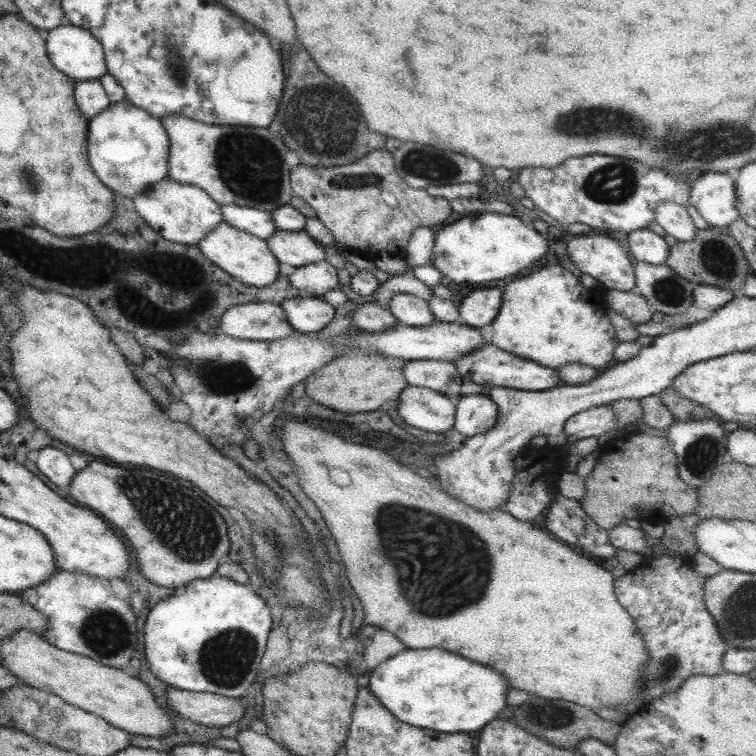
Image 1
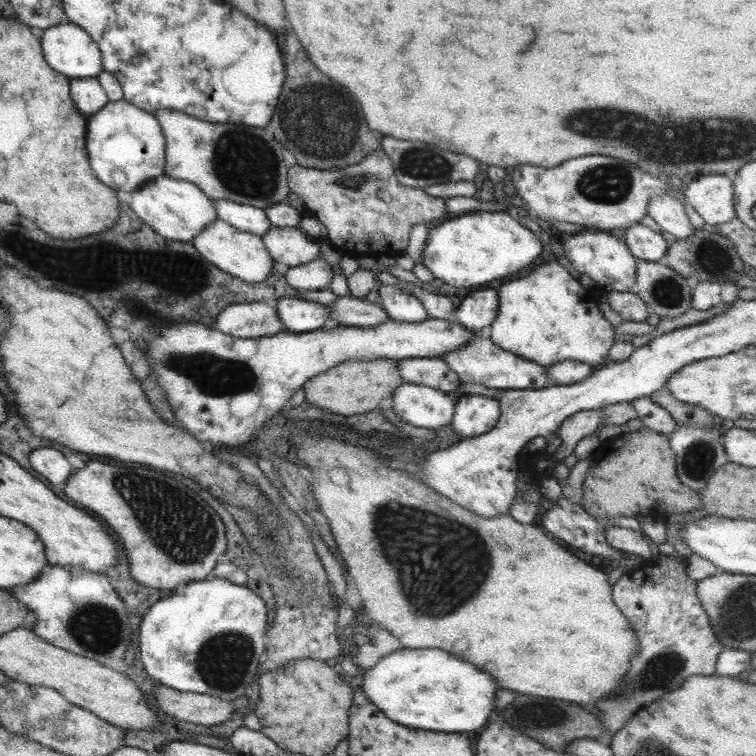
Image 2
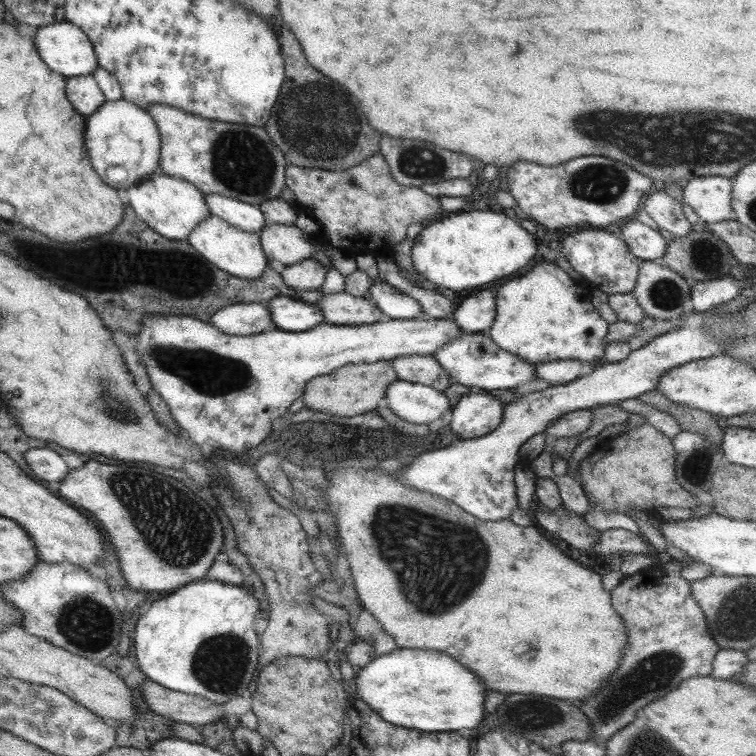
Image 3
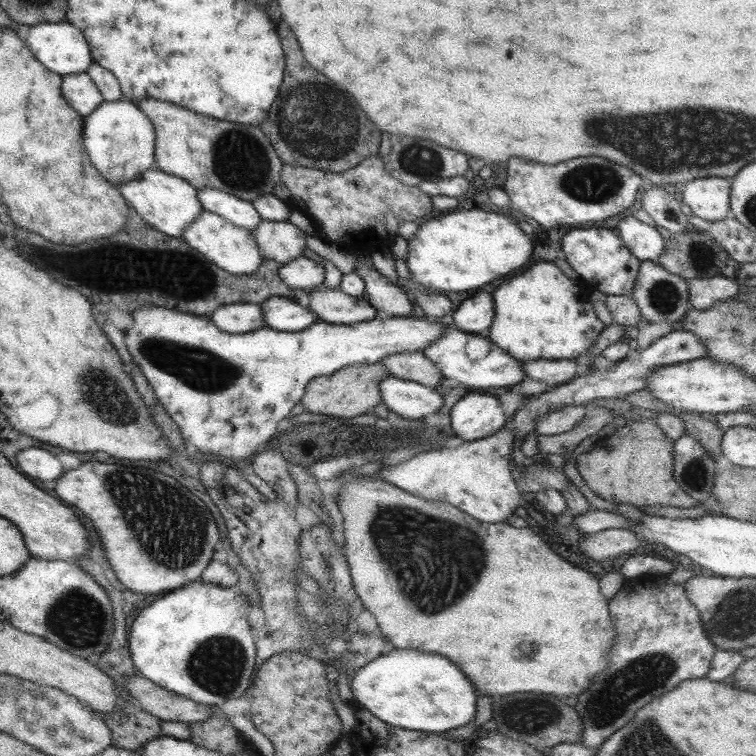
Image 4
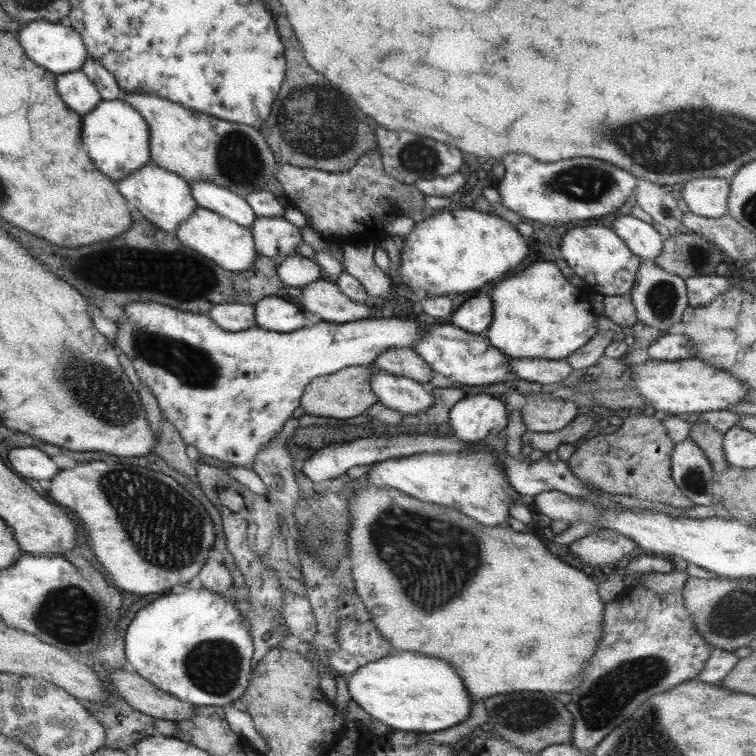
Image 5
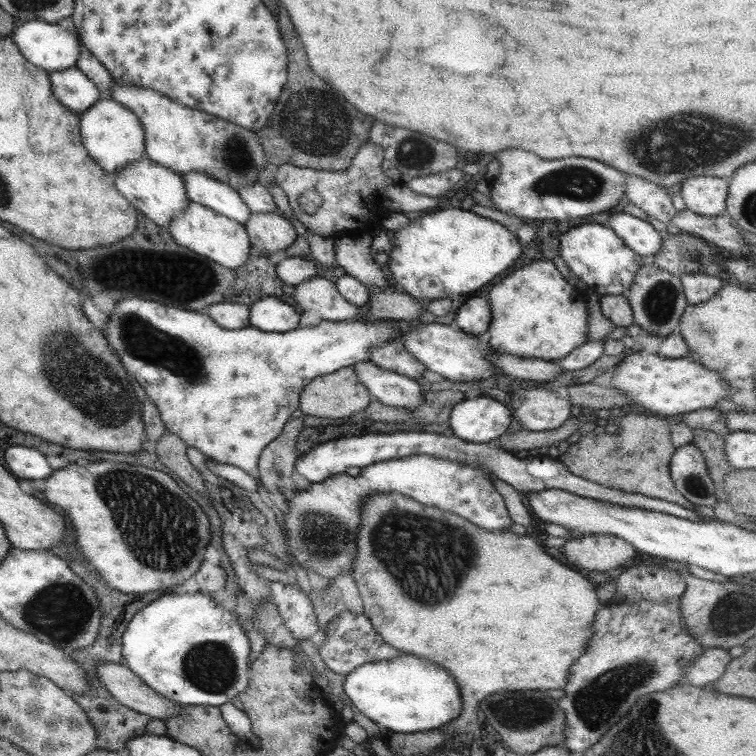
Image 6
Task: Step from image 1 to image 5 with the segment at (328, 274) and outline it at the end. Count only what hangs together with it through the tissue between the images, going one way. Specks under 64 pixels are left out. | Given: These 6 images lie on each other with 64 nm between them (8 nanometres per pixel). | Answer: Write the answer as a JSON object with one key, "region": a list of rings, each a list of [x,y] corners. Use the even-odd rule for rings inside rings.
{"region":[[[287,255],[276,268],[279,280],[285,286],[301,288],[319,279],[319,265],[301,255]]]}

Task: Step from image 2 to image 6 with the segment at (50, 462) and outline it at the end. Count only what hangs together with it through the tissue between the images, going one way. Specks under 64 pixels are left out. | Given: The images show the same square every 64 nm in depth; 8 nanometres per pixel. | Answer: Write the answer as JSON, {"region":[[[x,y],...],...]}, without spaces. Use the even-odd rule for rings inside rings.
{"region":[[[9,446],[3,454],[3,462],[12,476],[21,482],[41,480],[51,476],[51,468],[43,454],[25,446]]]}

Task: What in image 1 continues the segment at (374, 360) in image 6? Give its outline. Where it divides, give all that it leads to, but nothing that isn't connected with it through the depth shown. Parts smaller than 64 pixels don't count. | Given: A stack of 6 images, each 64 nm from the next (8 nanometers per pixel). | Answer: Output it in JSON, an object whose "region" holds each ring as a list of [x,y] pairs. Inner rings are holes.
{"region":[[[445,360],[405,361],[402,374],[407,385],[428,388],[454,400],[461,390],[461,377],[452,362]]]}

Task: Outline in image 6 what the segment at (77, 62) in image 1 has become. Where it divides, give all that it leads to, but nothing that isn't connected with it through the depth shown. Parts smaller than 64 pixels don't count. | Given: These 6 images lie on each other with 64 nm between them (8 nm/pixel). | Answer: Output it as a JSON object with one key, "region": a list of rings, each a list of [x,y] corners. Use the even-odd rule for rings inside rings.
{"region":[[[28,20],[16,25],[11,39],[29,64],[47,72],[73,67],[79,54],[75,33],[42,20]]]}

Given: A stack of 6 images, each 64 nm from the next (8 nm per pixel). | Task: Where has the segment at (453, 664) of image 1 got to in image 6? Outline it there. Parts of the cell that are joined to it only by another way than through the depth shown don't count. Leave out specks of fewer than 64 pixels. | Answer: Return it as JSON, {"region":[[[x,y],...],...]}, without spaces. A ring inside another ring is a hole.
{"region":[[[400,654],[393,660],[360,664],[345,675],[342,690],[359,714],[377,726],[401,734],[423,732],[457,718],[460,713],[459,692],[449,676],[444,668],[428,660]]]}

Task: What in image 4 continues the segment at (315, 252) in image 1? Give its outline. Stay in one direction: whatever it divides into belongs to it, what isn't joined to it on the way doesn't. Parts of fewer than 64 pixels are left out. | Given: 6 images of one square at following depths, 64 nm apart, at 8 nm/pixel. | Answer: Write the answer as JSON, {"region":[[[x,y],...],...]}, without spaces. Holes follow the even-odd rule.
{"region":[[[260,220],[252,230],[259,256],[274,260],[279,265],[302,255],[305,233],[285,221]]]}

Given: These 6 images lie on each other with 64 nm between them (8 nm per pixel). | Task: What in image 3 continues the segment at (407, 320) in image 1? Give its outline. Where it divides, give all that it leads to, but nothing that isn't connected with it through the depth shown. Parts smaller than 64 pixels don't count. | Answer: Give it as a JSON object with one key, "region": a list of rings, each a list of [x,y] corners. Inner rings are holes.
{"region":[[[379,277],[370,279],[368,293],[385,319],[415,319],[421,316],[422,310],[417,301],[409,298],[399,289],[389,286]]]}

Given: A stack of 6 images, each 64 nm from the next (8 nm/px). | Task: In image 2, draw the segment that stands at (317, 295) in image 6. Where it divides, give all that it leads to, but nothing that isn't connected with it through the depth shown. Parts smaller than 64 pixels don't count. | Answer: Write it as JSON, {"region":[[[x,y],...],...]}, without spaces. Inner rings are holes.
{"region":[[[352,295],[336,296],[327,307],[328,317],[341,327],[372,327],[389,320],[381,305]]]}

